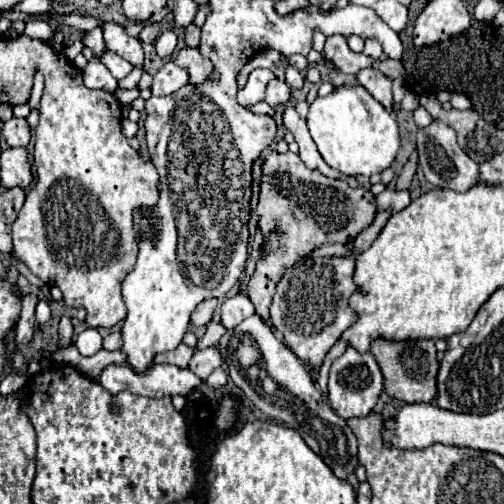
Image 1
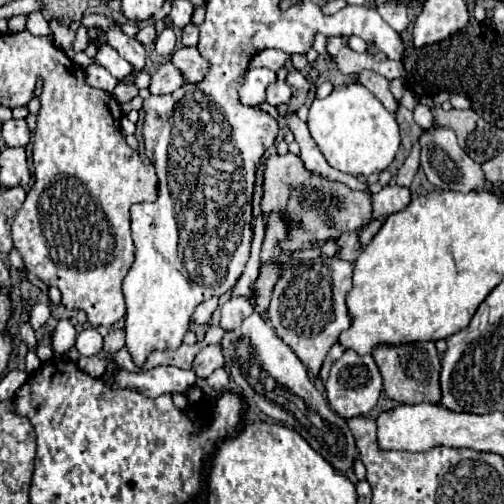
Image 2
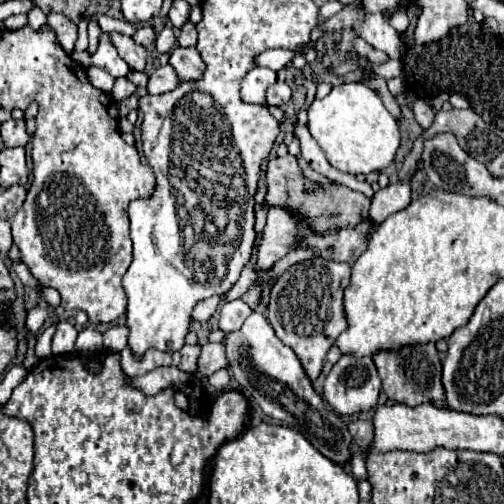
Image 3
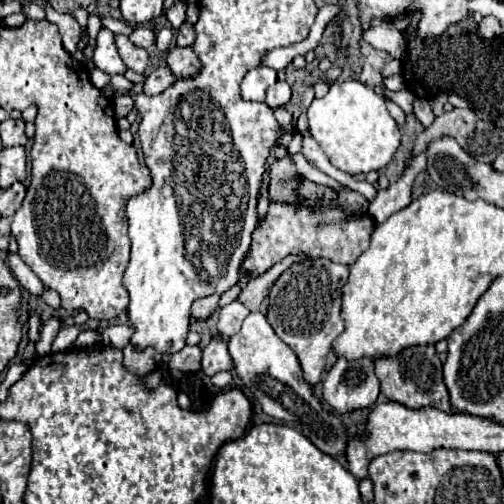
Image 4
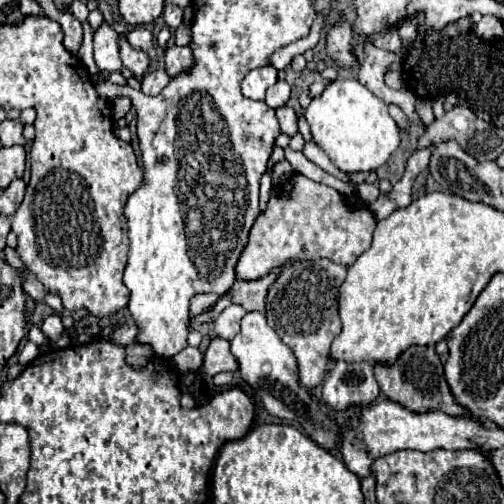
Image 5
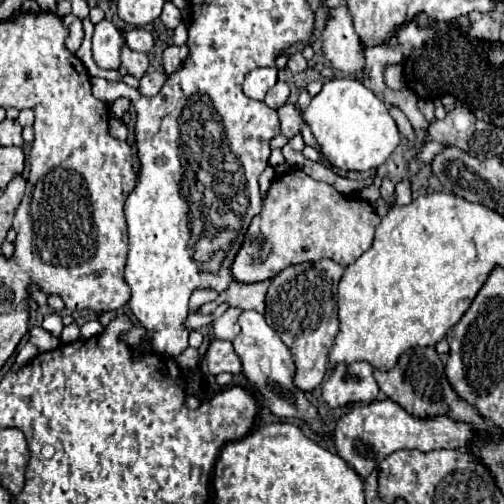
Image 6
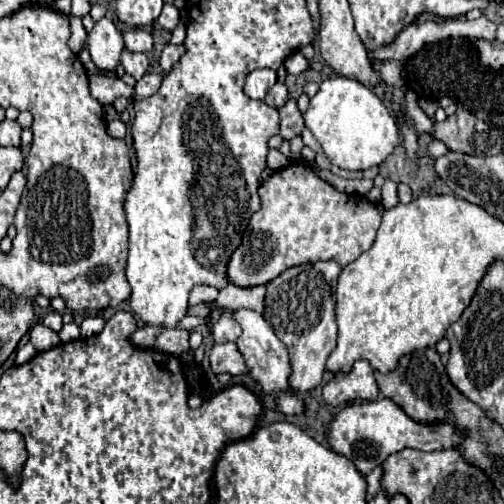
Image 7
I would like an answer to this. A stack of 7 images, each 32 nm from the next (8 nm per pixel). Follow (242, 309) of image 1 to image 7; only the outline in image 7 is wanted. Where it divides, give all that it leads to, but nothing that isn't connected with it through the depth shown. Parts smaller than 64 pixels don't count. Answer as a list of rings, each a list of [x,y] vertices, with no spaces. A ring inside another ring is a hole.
[[[232,310],[224,312],[220,320],[212,326],[214,342],[234,342],[240,336],[240,324],[236,324],[236,318],[232,316]]]

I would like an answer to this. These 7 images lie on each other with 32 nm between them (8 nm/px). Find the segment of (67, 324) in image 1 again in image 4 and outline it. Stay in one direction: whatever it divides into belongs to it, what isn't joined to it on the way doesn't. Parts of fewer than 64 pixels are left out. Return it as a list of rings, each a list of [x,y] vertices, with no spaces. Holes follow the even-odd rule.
[[[62,322],[60,330],[58,330],[58,336],[54,338],[52,342],[52,352],[70,352],[74,348],[74,342],[76,342],[76,336],[78,336],[78,328],[76,326],[68,326]]]

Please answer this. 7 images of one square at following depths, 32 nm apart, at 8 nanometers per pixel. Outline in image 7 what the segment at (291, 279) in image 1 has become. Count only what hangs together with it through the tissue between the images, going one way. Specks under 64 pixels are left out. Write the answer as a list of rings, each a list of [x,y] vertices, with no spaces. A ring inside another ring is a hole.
[[[322,260],[316,264],[300,264],[296,268],[288,268],[280,276],[276,276],[276,280],[268,282],[264,318],[290,352],[290,386],[298,392],[312,390],[322,382],[328,354],[336,346],[338,324],[334,314],[334,296],[340,272],[340,264],[336,264],[334,260]]]

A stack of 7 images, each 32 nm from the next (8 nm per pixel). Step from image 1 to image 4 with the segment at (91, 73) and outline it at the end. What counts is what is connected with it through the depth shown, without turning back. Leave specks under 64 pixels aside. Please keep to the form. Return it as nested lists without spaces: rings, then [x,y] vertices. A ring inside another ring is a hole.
[[[92,68],[92,70],[90,70],[90,80],[92,80],[92,84],[94,84],[98,90],[106,90],[106,88],[112,86],[112,84],[110,84],[110,76],[108,76],[106,72],[100,72],[100,68]]]

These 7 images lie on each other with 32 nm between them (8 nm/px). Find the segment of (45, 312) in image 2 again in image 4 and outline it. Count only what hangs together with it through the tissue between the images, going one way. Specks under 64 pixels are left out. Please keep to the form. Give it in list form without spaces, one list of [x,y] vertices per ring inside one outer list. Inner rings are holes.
[[[38,312],[30,314],[30,318],[28,318],[28,336],[30,336],[32,342],[36,342],[40,338],[40,326],[42,326],[40,314]]]

